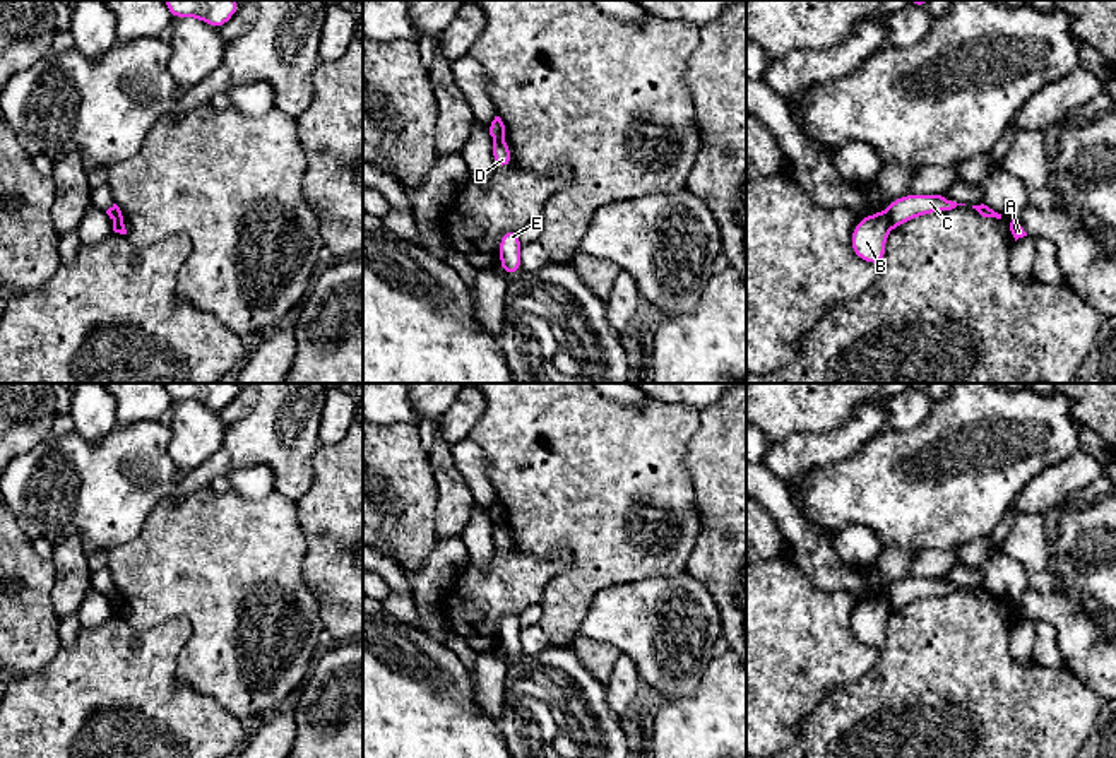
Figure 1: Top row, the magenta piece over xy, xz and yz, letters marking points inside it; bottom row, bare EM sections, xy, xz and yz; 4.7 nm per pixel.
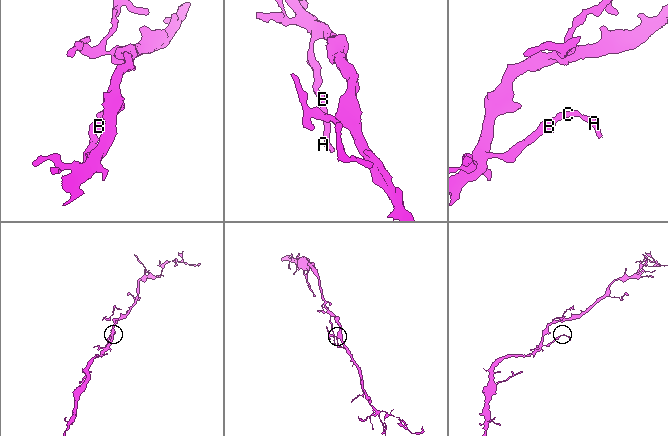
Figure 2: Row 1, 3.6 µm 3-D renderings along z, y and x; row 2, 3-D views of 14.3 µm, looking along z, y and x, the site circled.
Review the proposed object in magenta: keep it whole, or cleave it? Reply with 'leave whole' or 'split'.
split

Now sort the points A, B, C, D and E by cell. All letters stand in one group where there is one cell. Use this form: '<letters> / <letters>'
A C D E / B

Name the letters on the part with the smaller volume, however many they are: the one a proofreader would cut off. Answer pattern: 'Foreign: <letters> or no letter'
Foreign: A, C, D, E

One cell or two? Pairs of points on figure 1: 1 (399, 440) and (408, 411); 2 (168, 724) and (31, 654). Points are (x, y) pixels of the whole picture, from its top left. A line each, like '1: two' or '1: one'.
1: two
2: two

